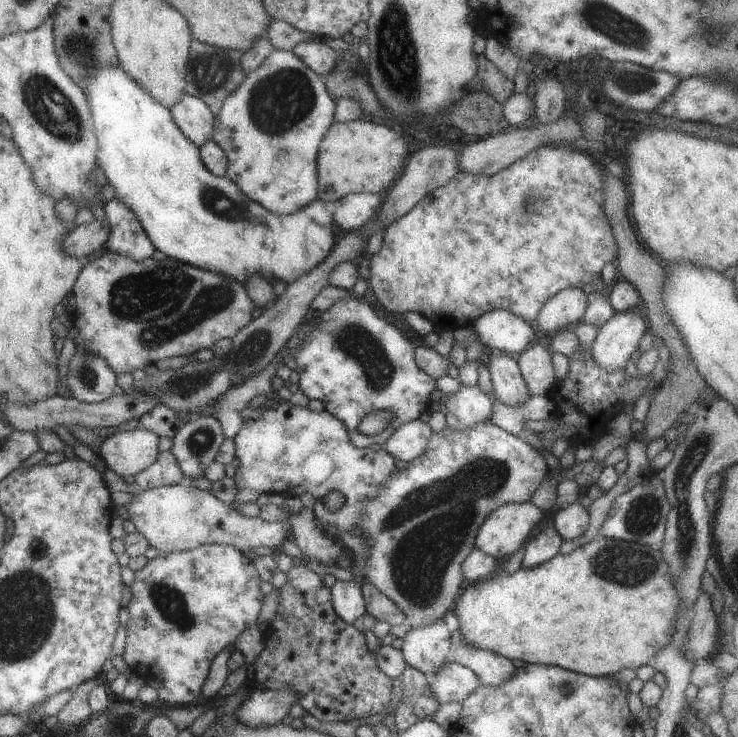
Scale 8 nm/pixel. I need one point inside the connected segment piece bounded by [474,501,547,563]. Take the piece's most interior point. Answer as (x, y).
(504, 529)

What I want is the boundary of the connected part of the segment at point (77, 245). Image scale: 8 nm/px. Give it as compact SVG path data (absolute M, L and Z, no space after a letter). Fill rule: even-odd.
M96 220L91 222L75 225L62 238L62 249L74 257L87 257L93 252L99 250L104 244L109 234L110 227L107 222Z

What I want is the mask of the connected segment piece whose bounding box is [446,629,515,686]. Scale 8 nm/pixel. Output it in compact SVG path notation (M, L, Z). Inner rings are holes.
M450 632L450 645L446 662L464 666L477 675L481 685L495 686L508 679L515 670L515 663L490 650L478 649L460 639L460 632Z

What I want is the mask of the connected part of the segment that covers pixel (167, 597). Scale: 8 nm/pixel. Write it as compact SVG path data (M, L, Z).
M203 543L199 546L193 547L186 551L171 551L168 553L160 553L153 559L149 559L145 566L134 572L134 580L131 583L129 592L131 597L126 605L129 619L126 626L126 642L124 643L124 650L122 659L132 673L141 678L157 678L161 682L161 688L157 689L158 704L167 706L196 706L200 702L200 690L204 679L207 677L207 672L211 661L219 654L223 648L232 646L233 641L245 629L255 624L255 619L259 614L261 608L261 595L259 591L259 574L253 567L253 563L249 561L241 551L233 548L231 545L220 545L217 543Z

